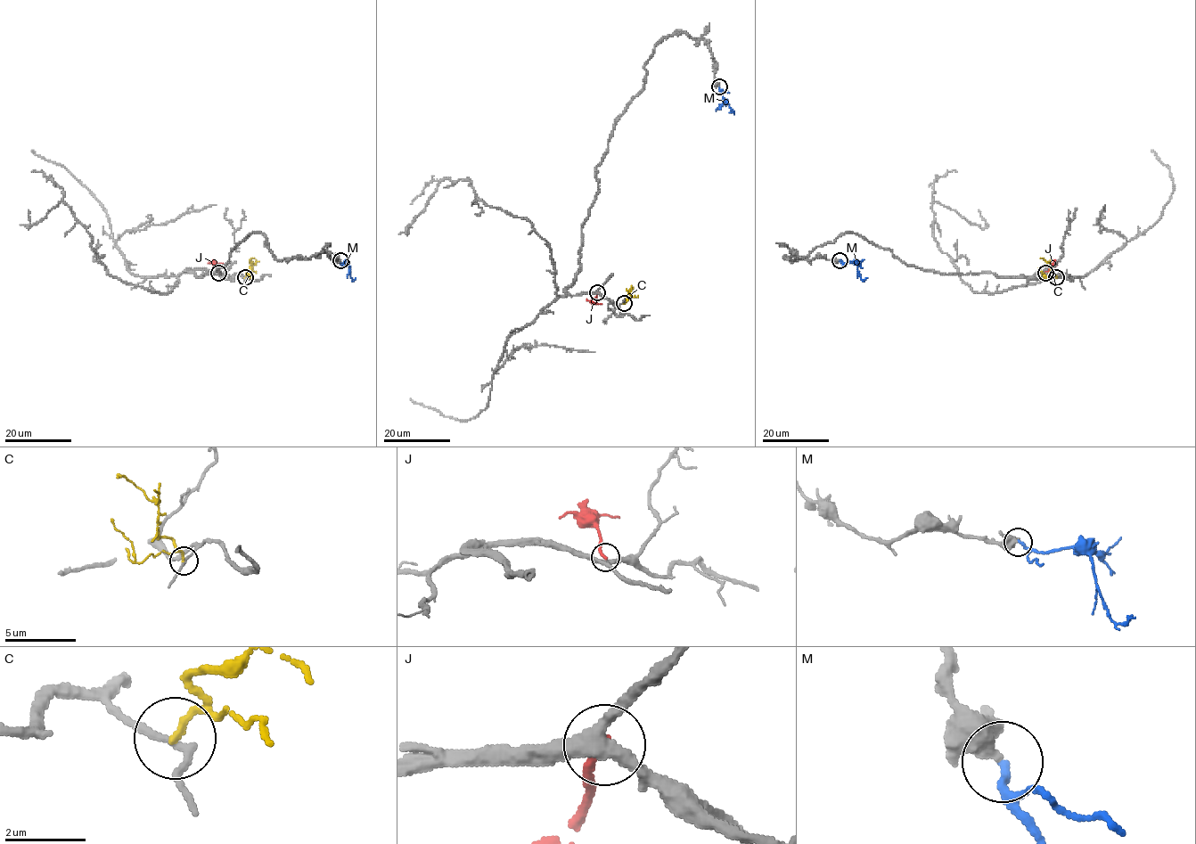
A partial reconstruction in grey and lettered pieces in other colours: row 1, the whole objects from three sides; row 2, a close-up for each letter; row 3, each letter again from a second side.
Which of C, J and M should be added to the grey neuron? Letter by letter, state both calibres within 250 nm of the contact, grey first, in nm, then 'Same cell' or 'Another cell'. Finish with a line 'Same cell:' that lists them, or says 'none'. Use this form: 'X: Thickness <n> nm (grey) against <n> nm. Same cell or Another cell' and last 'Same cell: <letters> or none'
C: Thickness 170 nm (grey) against 150 nm. Another cell
J: Thickness 320 nm (grey) against 220 nm. Another cell
M: Thickness 500 nm (grey) against 200 nm. Same cell
Same cell: M

